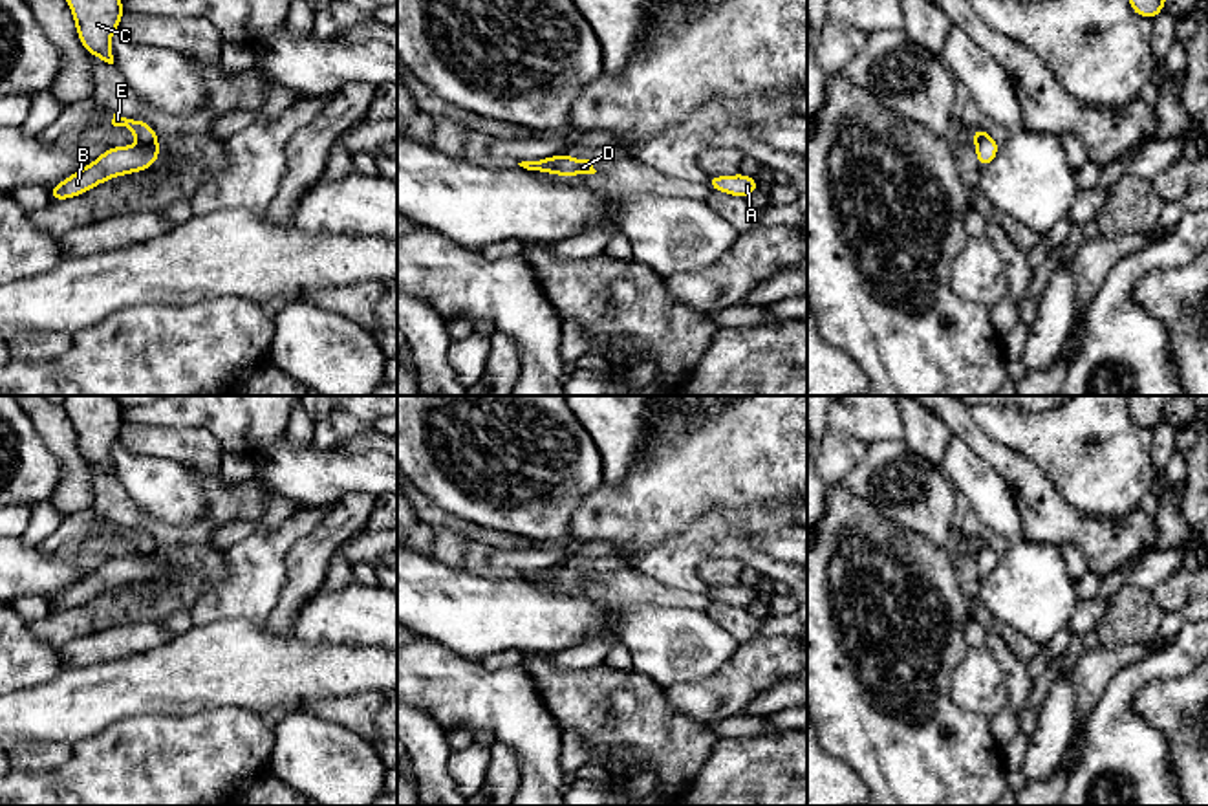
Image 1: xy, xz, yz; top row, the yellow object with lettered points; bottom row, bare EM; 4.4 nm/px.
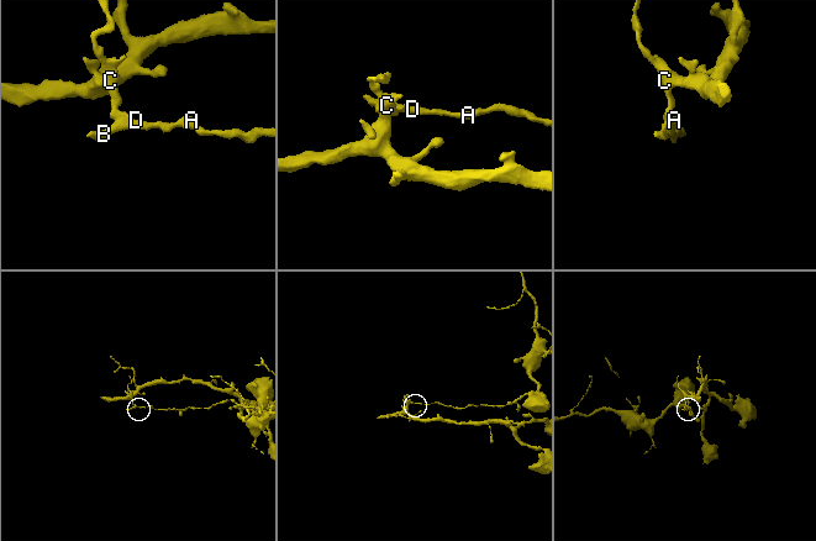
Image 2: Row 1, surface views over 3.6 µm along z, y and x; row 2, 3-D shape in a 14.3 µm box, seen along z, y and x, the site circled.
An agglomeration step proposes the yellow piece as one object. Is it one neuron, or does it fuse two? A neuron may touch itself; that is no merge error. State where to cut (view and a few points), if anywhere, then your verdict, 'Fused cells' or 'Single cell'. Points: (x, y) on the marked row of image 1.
Split along xy (156, 138), (143, 141). Fused cells

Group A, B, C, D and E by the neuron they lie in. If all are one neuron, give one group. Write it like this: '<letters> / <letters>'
A B D / C E

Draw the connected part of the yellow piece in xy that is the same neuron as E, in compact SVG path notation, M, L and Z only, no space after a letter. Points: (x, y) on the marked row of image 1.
M113 114L112 125L126 126L135 137L139 137L145 143L157 139L156 130L141 119L126 119L126 117Z

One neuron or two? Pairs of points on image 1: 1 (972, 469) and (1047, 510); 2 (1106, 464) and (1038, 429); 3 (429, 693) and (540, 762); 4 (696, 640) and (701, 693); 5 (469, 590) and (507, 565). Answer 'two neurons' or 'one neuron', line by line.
1: two neurons
2: one neuron
3: one neuron
4: two neurons
5: two neurons

